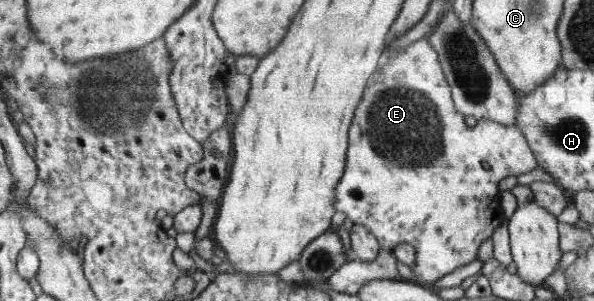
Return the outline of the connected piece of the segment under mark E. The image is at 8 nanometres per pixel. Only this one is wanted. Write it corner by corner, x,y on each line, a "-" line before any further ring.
428,38
418,40
405,49
393,51
390,47
386,49
385,57
379,64
377,73
371,78
369,86
365,89
364,101
360,103
356,111
356,119
352,129
349,129
349,150
347,151
347,166
345,174
337,187
336,208
343,211
353,223
365,225
380,241
382,251
394,251
396,245
401,243
410,244
415,250
415,264
412,267
414,280
419,283
435,284
446,275
477,261
480,244
502,225
502,222
509,220
501,206
500,181
506,177
519,176
523,173
530,173
539,167
537,156
533,148
529,146
529,140
525,132
517,125
507,126
492,120
477,121
473,127
468,127
464,121
464,114
457,110
453,98
453,89
446,77
441,62
441,55
436,48
430,44

